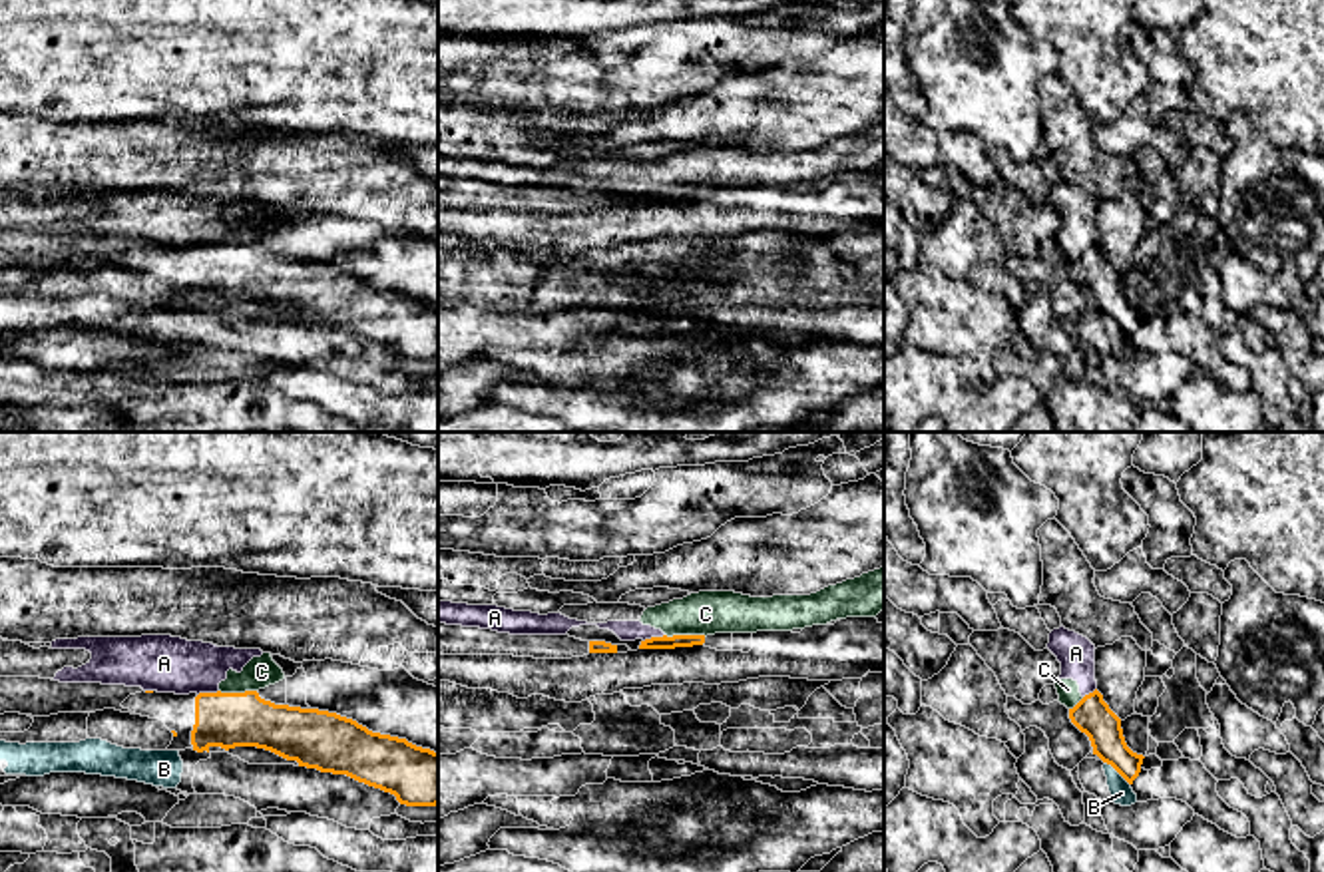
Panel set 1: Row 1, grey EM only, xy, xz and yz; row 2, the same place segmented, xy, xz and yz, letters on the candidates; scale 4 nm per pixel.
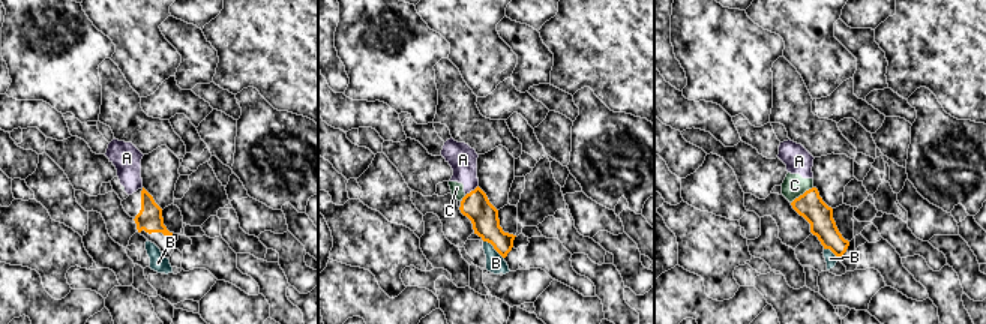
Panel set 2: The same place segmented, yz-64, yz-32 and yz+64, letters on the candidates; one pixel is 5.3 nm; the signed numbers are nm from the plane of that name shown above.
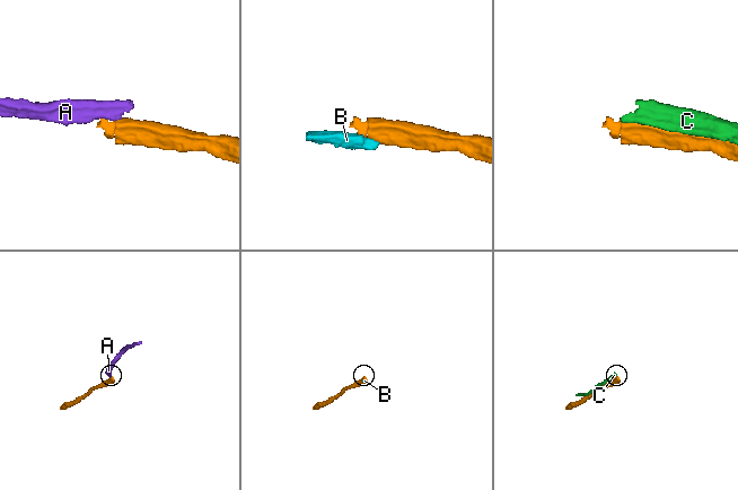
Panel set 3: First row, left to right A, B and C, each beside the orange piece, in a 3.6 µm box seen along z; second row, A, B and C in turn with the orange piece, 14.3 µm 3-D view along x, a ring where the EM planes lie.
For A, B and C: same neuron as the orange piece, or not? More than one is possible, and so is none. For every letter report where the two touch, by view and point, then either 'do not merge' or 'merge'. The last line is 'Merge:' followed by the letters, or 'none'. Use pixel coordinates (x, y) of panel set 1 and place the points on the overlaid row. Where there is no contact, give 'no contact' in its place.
A: contact xy (208, 693); do not merge
B: contact yz (1117, 771); do not merge
C: contact xz (685, 636); do not merge
Merge: none

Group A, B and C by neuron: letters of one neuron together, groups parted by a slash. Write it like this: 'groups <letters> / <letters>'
groups A C / B

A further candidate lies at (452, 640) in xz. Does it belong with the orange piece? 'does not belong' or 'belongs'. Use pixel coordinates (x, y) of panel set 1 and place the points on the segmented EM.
belongs

